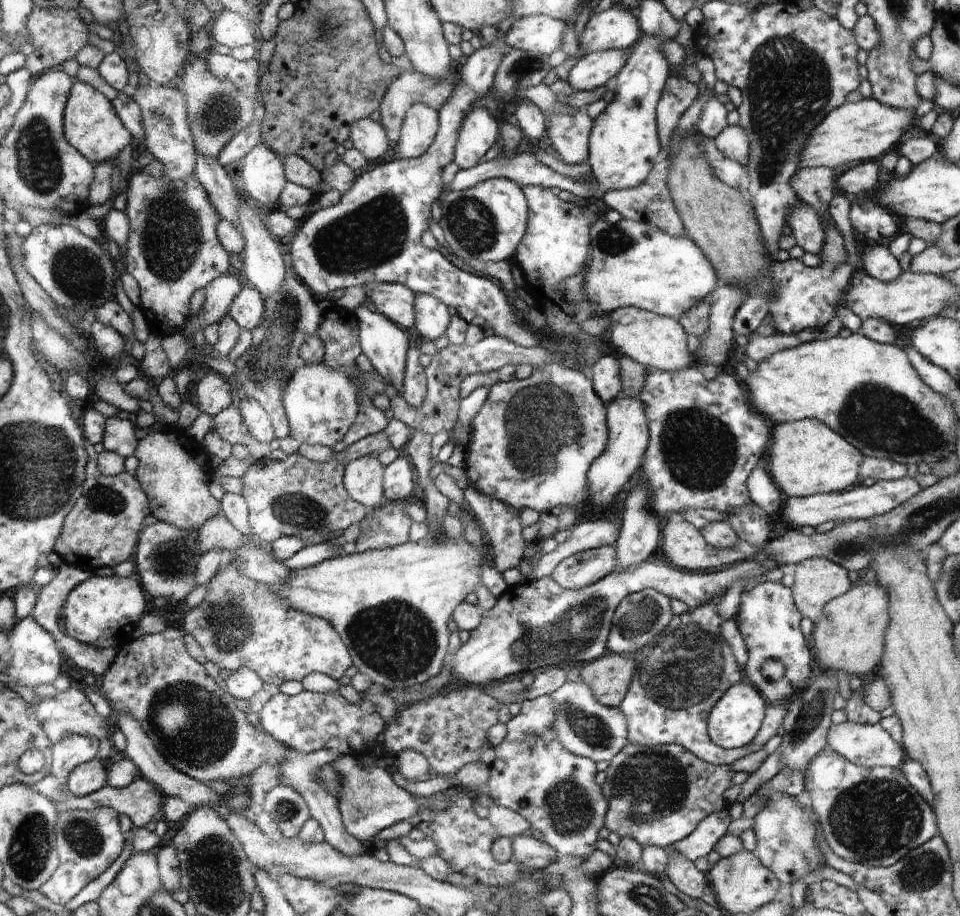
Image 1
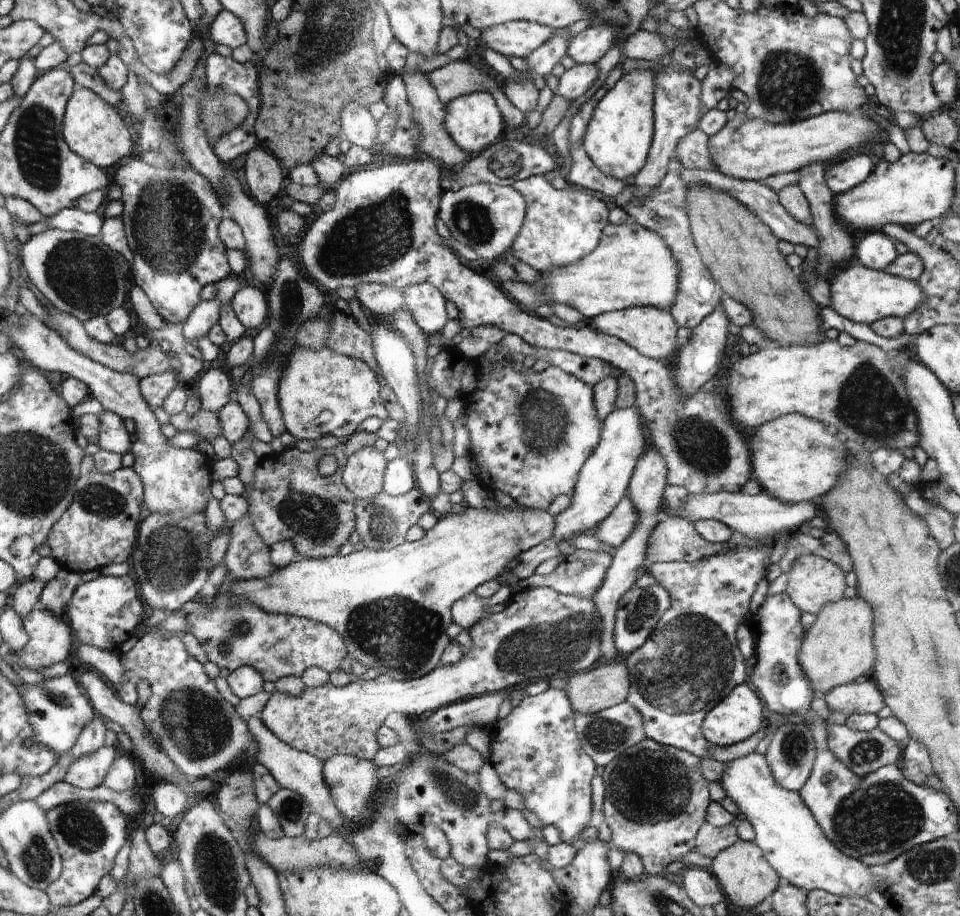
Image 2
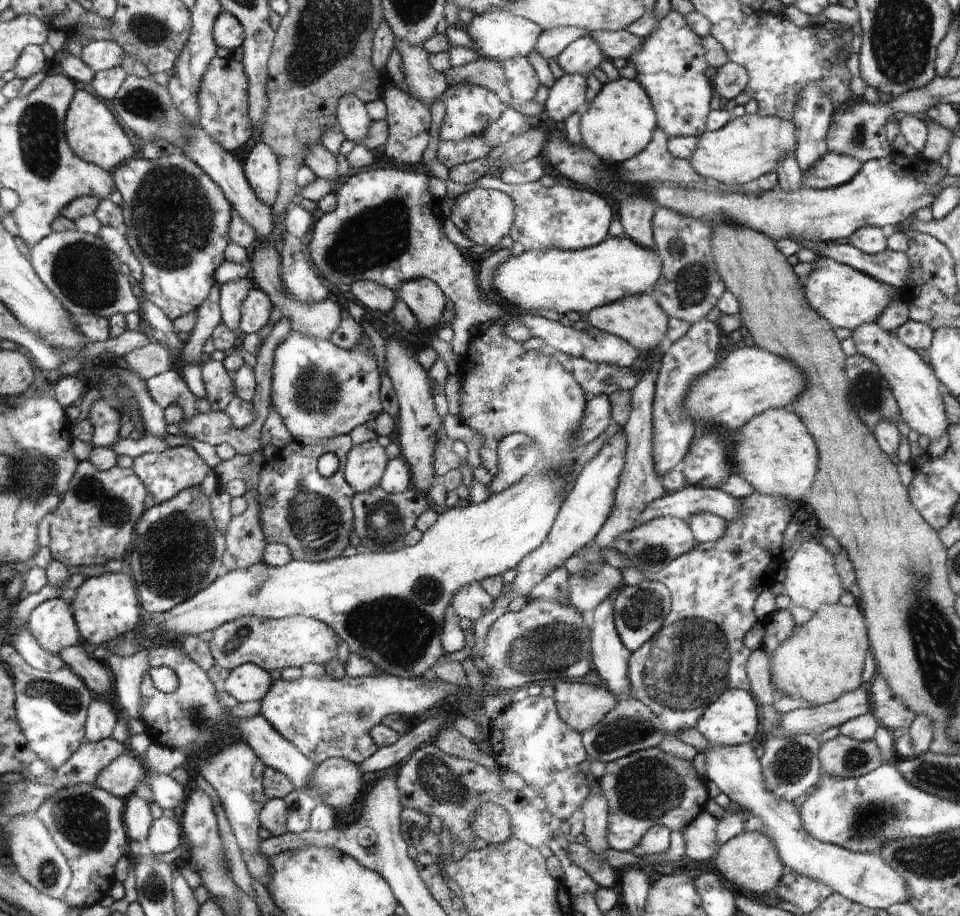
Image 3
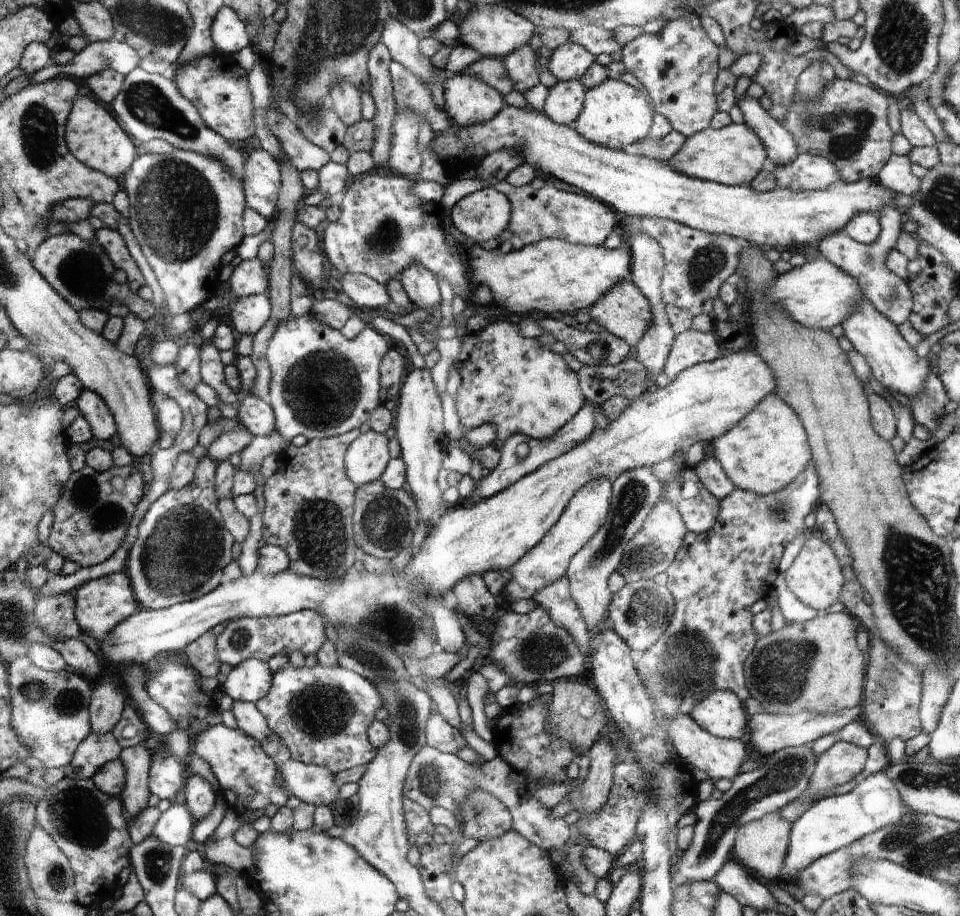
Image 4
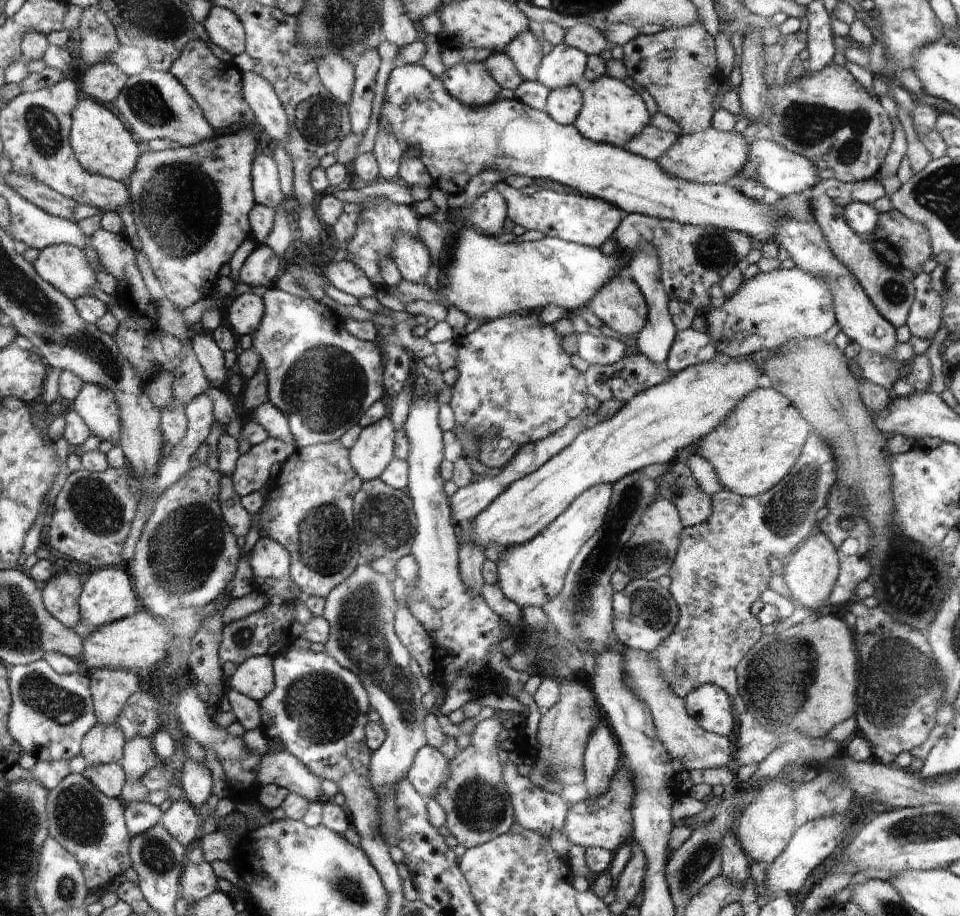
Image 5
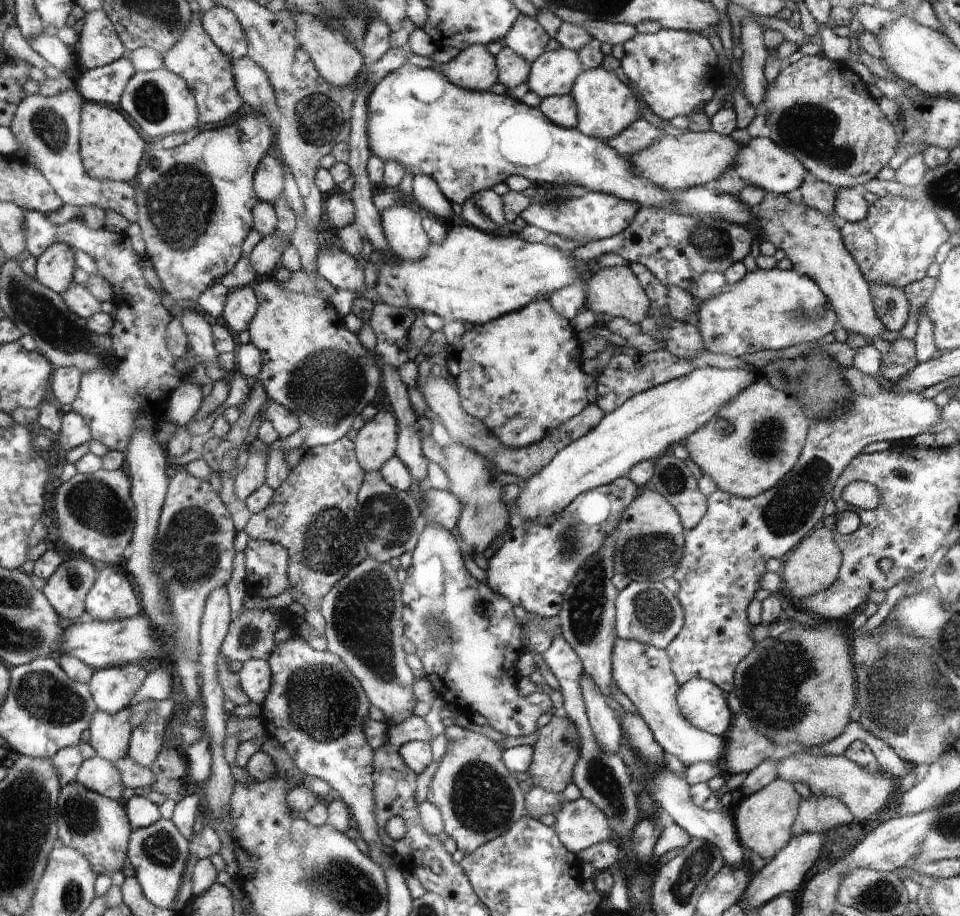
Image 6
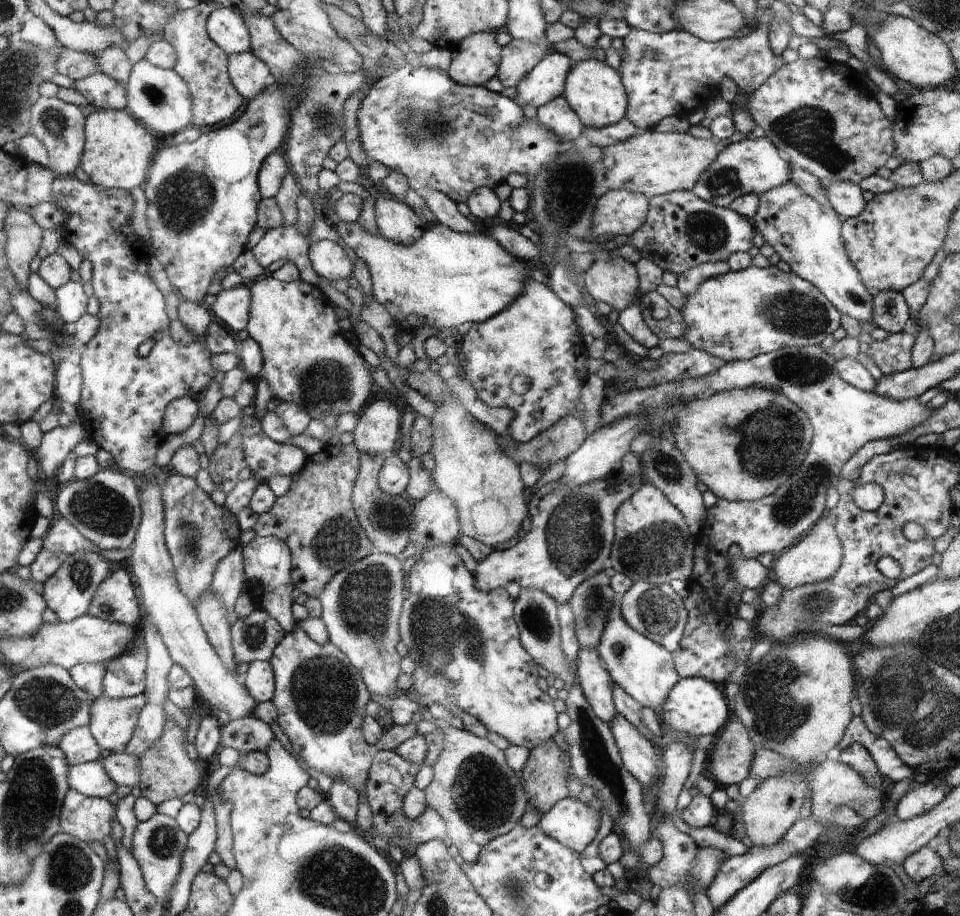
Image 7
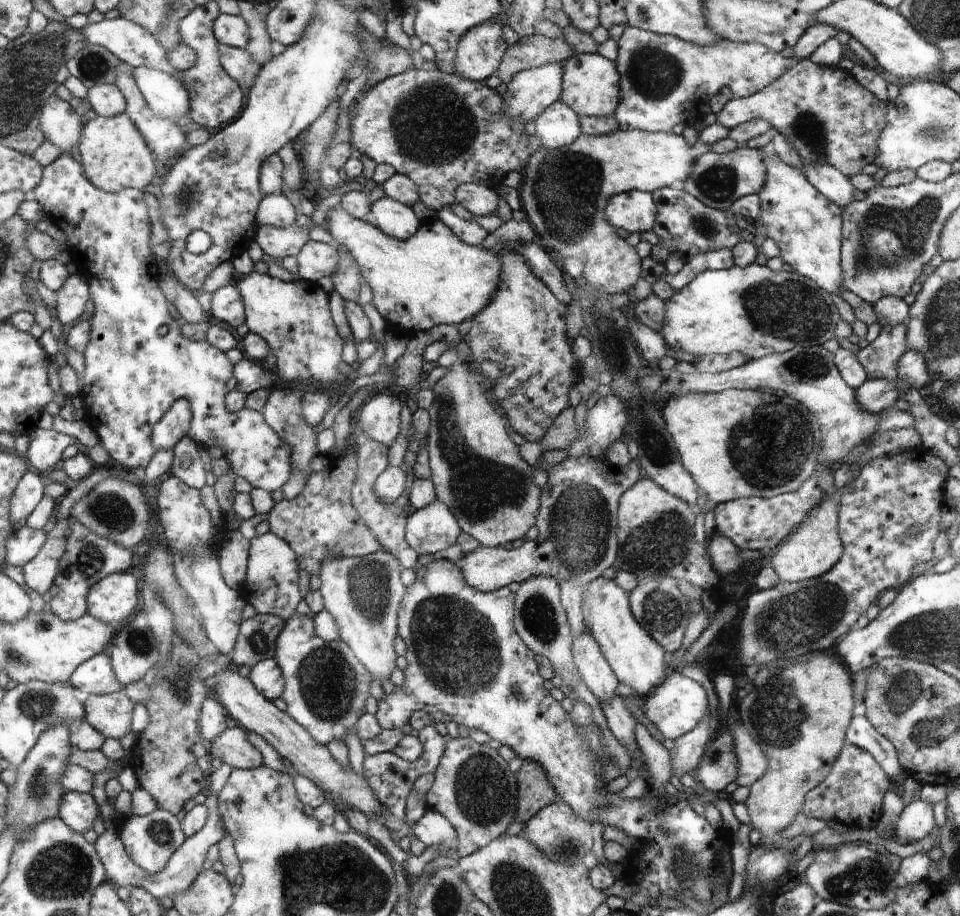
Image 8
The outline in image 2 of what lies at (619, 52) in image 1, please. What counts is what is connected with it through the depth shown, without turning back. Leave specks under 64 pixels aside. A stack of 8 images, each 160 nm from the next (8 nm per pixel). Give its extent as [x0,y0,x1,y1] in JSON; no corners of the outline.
[554,63,597,101]

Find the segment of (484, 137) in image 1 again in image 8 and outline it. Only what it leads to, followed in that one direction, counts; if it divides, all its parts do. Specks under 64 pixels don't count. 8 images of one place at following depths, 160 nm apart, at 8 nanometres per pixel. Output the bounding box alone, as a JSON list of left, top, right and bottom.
[454,20,506,82]

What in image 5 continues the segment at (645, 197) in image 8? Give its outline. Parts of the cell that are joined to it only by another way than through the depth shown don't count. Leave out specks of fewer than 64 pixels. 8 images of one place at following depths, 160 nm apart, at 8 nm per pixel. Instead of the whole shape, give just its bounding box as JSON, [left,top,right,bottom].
[493,180,622,248]

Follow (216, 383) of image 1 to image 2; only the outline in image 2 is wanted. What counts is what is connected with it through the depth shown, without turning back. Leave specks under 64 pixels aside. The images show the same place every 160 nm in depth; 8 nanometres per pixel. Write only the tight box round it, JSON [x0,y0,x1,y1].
[198,364,234,412]

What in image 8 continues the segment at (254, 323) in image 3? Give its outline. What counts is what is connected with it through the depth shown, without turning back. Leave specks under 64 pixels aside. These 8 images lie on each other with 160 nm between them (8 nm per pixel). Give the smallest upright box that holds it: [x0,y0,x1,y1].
[210,283,246,328]

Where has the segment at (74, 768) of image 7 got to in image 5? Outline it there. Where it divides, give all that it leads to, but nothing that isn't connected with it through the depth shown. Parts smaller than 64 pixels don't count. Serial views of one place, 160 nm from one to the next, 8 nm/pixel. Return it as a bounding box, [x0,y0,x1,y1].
[83,762,126,798]

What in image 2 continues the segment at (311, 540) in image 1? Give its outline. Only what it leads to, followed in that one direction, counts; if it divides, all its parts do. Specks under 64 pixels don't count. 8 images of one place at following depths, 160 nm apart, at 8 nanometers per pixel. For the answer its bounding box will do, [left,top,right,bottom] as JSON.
[248,446,357,559]

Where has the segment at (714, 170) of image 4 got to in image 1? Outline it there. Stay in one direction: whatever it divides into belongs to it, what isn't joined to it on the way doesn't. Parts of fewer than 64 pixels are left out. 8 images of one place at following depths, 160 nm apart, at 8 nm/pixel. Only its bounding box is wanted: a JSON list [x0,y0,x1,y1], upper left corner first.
[713,98,915,171]

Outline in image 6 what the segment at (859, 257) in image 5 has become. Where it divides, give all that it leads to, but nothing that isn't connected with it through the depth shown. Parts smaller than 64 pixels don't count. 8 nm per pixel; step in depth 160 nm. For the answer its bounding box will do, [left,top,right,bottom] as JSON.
[799,174,910,330]

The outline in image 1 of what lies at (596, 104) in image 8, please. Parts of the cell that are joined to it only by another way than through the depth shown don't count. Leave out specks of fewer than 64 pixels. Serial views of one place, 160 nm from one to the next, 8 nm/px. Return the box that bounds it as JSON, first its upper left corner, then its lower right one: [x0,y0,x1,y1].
[586,35,670,190]

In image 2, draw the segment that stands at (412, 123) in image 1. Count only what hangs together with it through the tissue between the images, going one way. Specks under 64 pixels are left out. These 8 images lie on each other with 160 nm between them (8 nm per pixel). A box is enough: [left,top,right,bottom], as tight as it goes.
[400,65,477,167]

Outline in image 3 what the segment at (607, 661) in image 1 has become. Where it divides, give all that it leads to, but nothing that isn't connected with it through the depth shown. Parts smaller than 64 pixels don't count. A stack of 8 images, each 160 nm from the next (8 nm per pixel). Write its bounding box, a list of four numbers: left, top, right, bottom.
[554,682,616,732]

